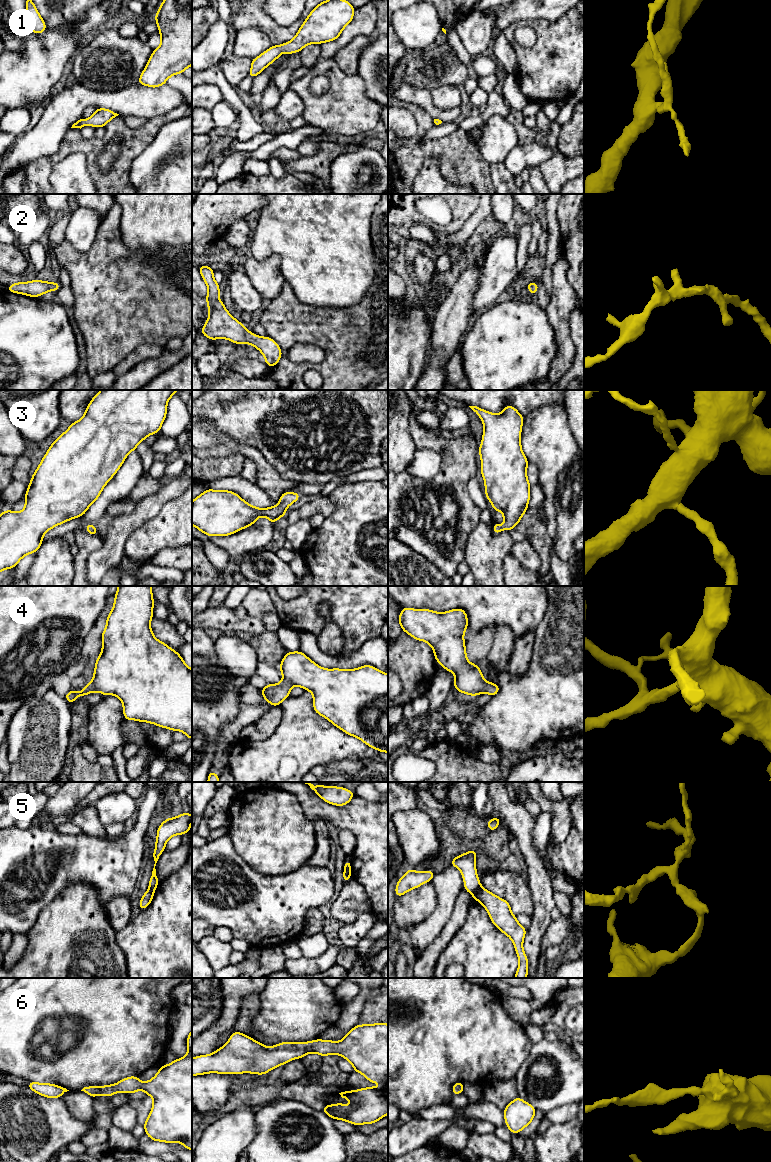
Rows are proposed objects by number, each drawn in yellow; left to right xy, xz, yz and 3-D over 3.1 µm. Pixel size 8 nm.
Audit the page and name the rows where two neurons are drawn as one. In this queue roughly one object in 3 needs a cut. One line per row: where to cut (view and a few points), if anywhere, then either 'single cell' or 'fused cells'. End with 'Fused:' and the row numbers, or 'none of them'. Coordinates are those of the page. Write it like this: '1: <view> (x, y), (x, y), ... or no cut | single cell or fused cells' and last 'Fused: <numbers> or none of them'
1: no cut | single cell
2: no cut | single cell
3: no cut | single cell
4: no cut | single cell
5: yz (480, 886), (472, 894) | fused cells
6: no cut | single cell
Fused: 5

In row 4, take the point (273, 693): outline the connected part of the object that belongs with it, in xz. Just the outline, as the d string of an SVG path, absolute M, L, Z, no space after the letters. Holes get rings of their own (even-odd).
M301 651L287 652L279 669L283 680L278 684L267 684L261 689L263 698L272 707L279 706L288 698L293 686L300 686L312 693L313 709L317 714L369 747L388 753L388 674L372 665L350 670L325 669Z

